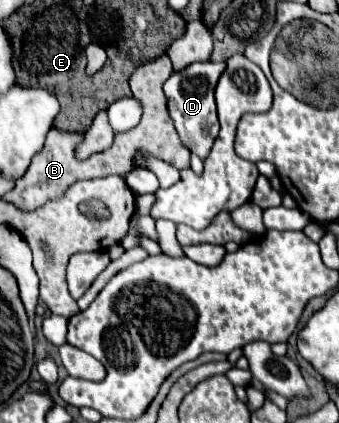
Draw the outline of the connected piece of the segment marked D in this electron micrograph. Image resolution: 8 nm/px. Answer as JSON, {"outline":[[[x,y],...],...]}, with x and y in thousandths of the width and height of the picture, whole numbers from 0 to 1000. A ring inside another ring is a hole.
{"outline":[[[625,144],[566,149],[549,163],[507,173],[507,187],[496,187],[484,196],[484,220],[496,229],[496,262],[513,286],[513,300],[525,310],[537,338],[566,362],[578,362],[590,376],[602,376],[619,362],[625,338],[649,305],[643,277],[637,277],[631,210],[637,210],[649,177],[661,173],[661,158],[667,158],[667,149],[625,149]]]}

